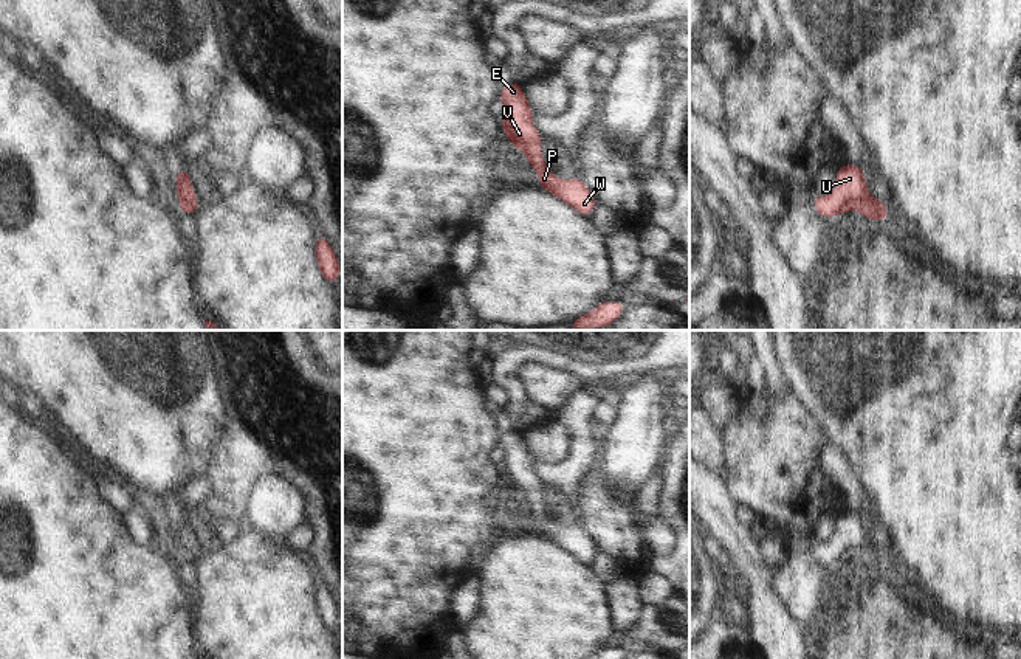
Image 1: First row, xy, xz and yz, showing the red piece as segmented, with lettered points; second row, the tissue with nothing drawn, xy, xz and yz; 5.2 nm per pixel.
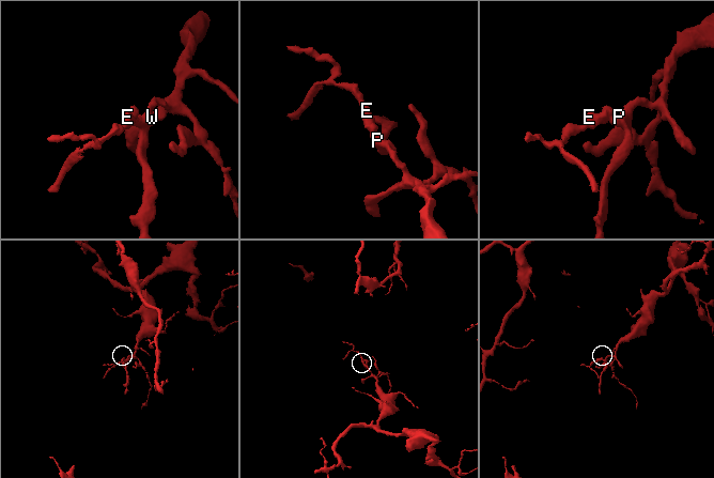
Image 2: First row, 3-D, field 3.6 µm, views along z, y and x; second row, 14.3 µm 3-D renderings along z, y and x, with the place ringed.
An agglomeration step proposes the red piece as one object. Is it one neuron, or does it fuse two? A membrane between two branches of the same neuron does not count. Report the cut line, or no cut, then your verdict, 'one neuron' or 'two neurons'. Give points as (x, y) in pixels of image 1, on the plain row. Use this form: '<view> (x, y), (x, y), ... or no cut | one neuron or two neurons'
no cut | one neuron

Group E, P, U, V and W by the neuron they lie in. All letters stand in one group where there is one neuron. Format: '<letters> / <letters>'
E P U V W

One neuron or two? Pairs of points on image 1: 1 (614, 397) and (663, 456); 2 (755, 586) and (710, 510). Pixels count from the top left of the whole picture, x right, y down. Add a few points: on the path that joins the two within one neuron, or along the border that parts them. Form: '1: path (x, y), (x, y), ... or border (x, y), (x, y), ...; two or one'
1: border (622, 393), (615, 405); two
2: path (749, 568), (745, 551), (727, 529); one

